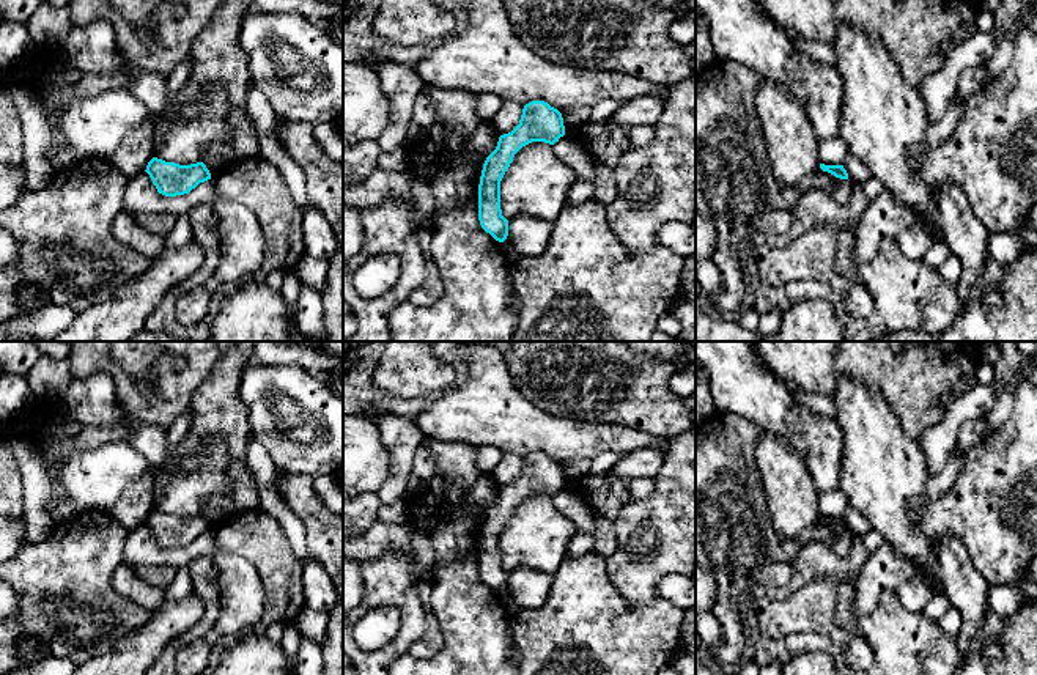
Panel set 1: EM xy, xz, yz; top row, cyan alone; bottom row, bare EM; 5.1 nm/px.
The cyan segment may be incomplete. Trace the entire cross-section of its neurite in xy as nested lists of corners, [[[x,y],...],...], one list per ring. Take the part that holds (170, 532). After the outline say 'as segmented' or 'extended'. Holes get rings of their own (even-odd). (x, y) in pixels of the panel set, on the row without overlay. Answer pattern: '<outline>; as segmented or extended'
[[[153,510],[145,522],[157,544],[165,549],[189,546],[200,535],[211,532],[211,526],[203,515],[179,518]]]; as segmented

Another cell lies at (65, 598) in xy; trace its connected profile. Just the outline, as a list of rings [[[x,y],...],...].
[[[82,511],[55,522],[52,533],[35,544],[24,544],[16,555],[0,563],[0,579],[17,595],[17,612],[0,623],[0,675],[20,666],[19,644],[24,637],[36,637],[52,658],[68,658],[76,666],[110,651],[116,640],[143,626],[151,612],[118,593],[110,582],[115,568],[123,563],[127,532],[109,511]]]

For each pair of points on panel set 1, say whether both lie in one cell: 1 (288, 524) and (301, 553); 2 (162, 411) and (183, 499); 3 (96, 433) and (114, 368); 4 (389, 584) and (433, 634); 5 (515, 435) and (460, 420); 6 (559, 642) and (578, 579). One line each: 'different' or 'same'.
1: same
2: different
3: different
4: different
5: same
6: same

